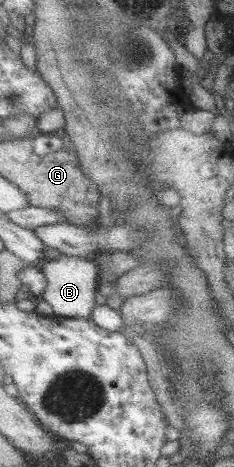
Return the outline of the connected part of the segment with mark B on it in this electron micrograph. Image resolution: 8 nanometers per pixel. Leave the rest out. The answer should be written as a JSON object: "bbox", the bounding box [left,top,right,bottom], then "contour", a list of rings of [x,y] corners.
{"bbox":[40,255,100,319],"contour":[[[60,255],[59,258],[46,260],[40,265],[41,271],[47,276],[49,286],[40,296],[53,306],[56,315],[70,318],[92,319],[93,310],[98,306],[96,296],[99,291],[100,265],[86,260],[86,256]]]}

